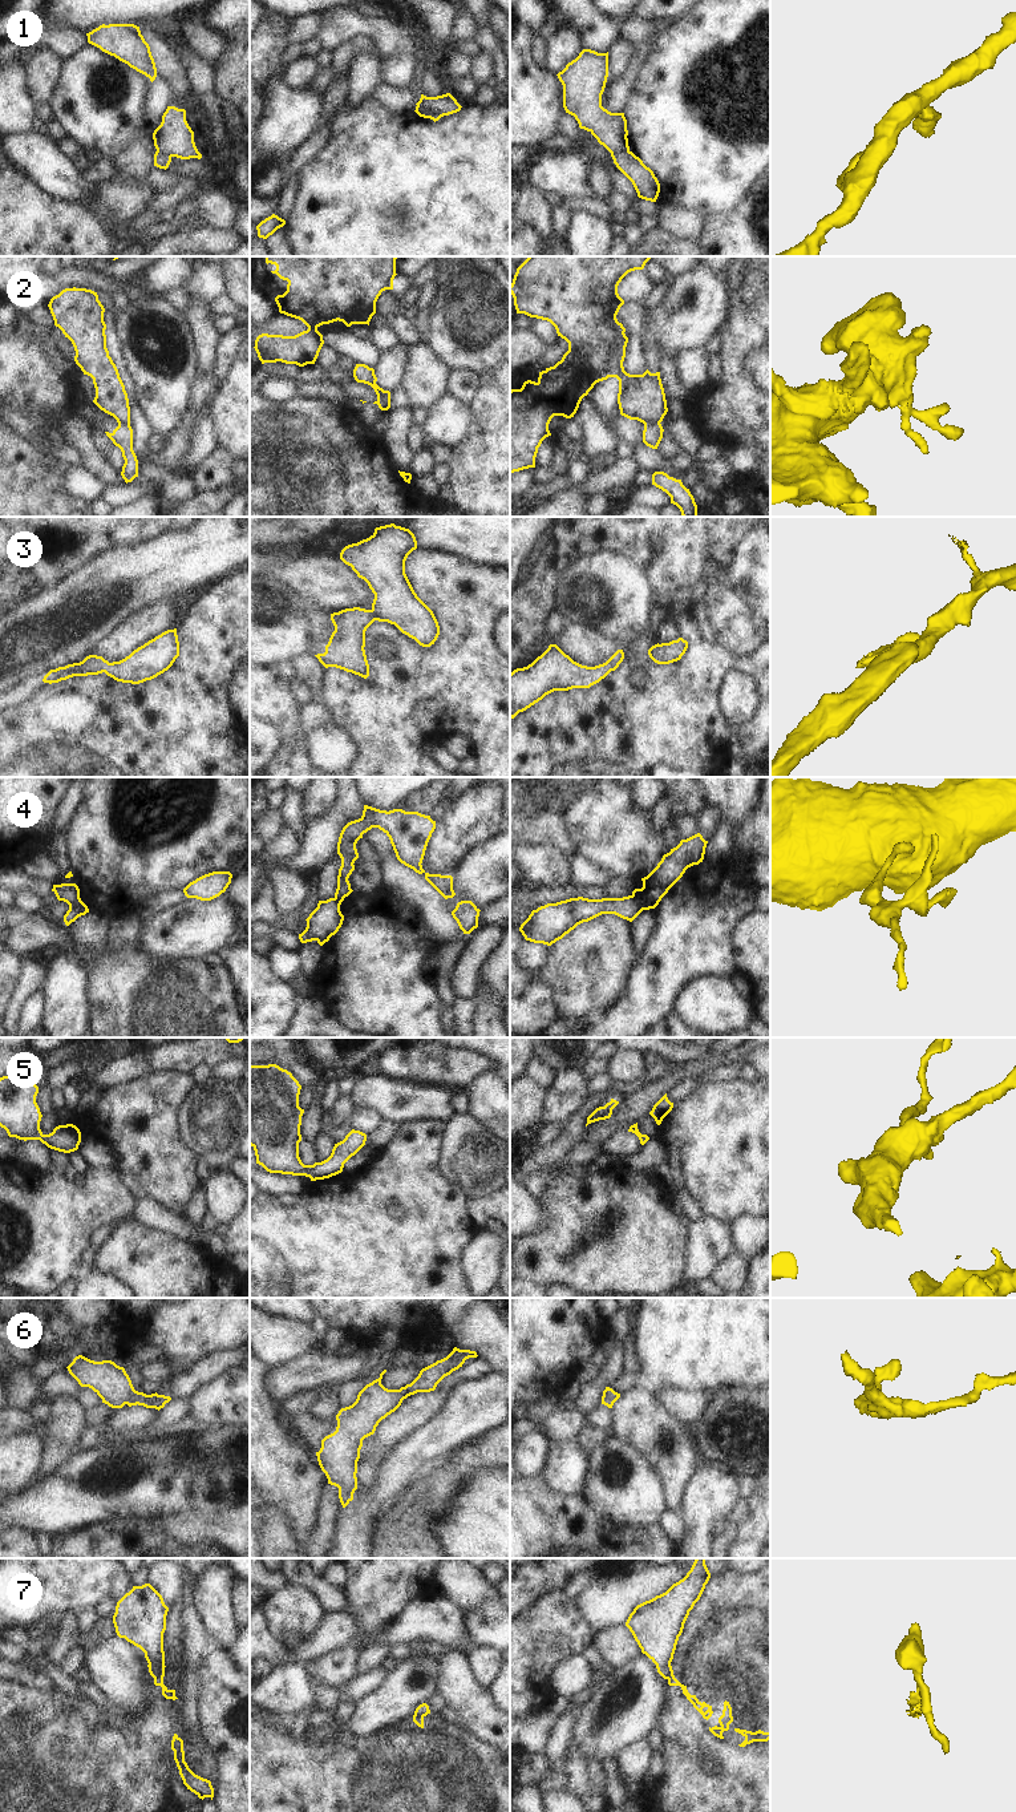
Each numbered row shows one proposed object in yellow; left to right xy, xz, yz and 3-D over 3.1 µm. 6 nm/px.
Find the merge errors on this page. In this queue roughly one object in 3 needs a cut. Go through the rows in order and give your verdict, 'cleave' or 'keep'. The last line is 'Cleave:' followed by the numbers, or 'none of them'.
1: cleave
2: cleave
3: keep
4: cleave
5: keep
6: keep
7: cleave
Cleave: 1, 2, 4, 7

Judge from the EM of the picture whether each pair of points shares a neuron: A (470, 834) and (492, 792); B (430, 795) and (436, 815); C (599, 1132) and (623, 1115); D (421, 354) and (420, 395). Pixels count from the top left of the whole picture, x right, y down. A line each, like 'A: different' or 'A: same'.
A: same
B: different
C: same
D: same

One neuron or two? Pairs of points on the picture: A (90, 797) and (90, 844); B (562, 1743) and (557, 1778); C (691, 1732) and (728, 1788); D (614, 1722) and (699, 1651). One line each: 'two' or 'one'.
A: one
B: one
C: one
D: two

